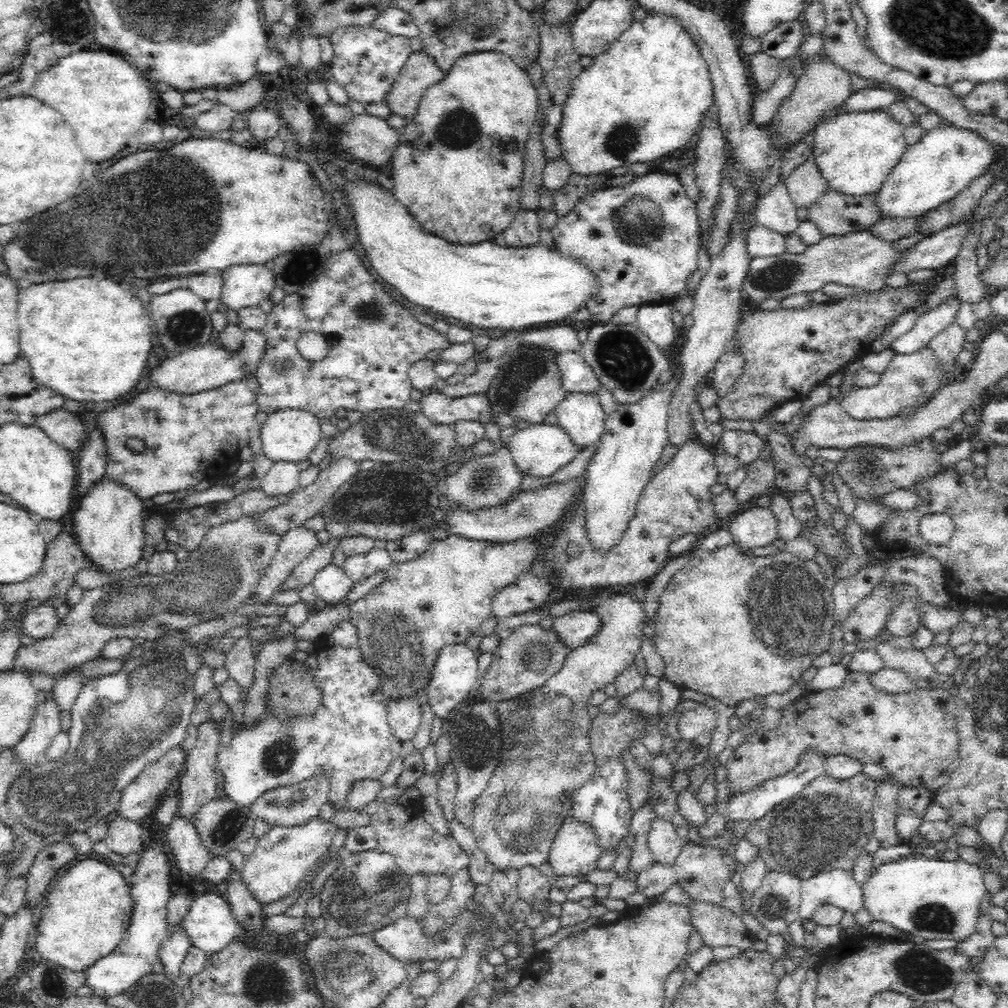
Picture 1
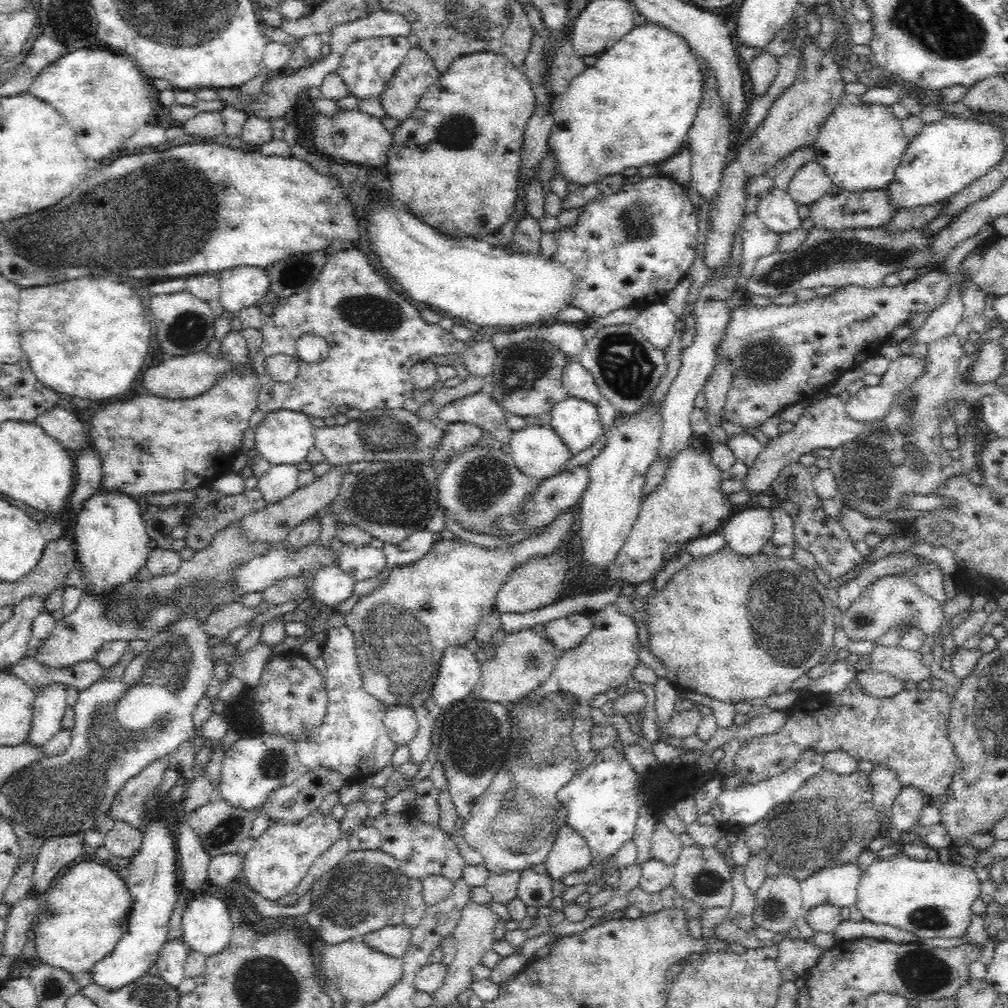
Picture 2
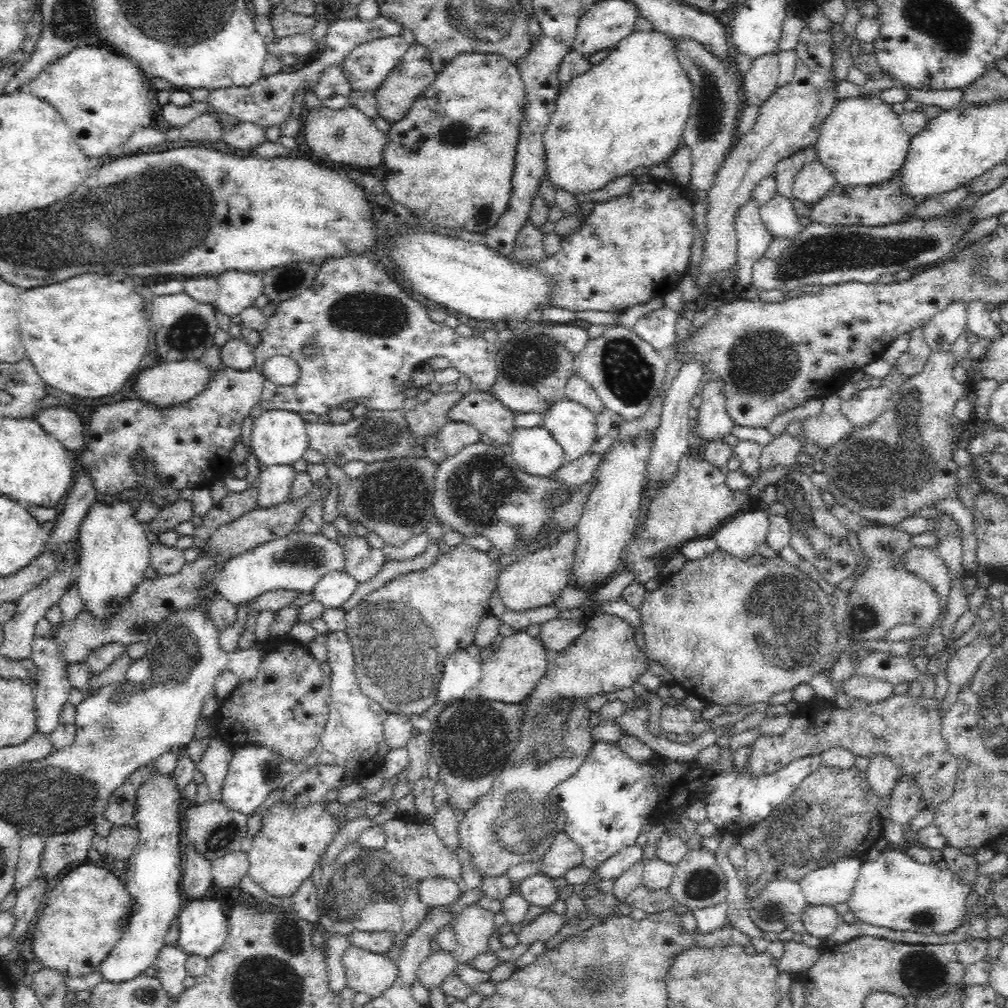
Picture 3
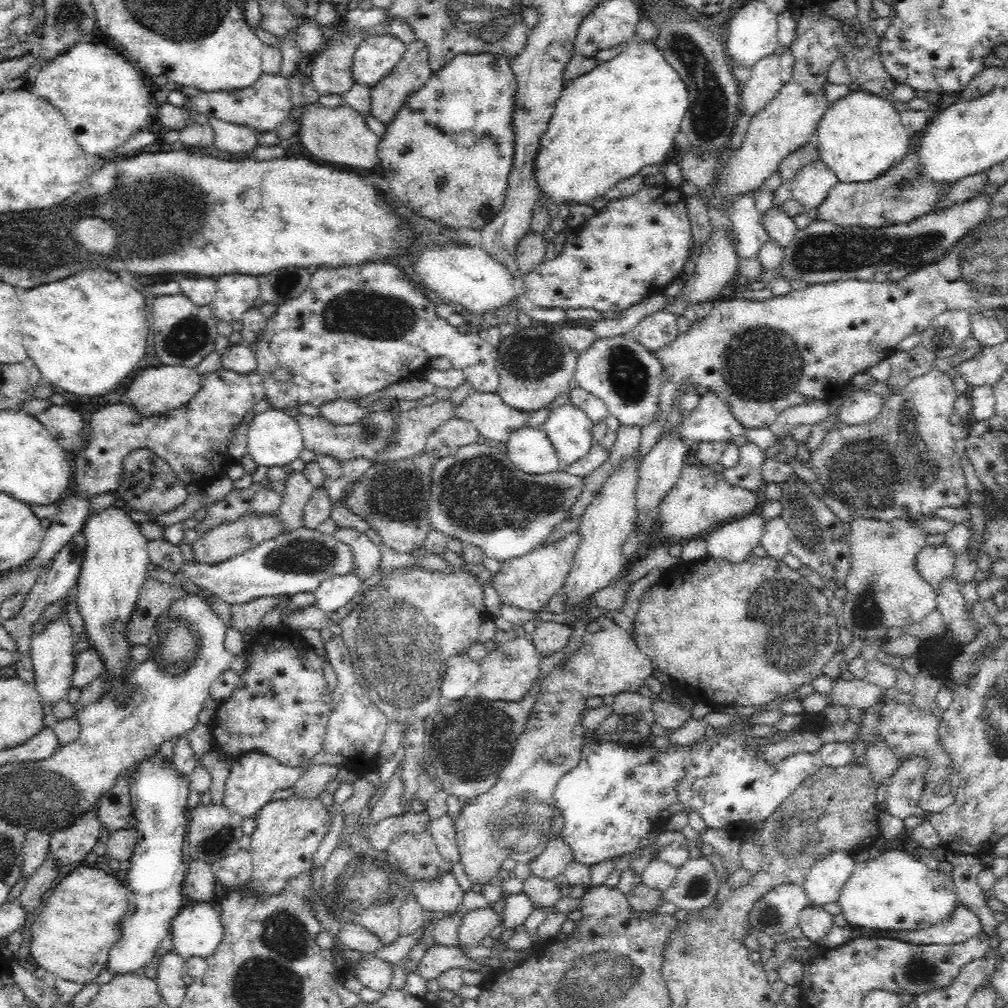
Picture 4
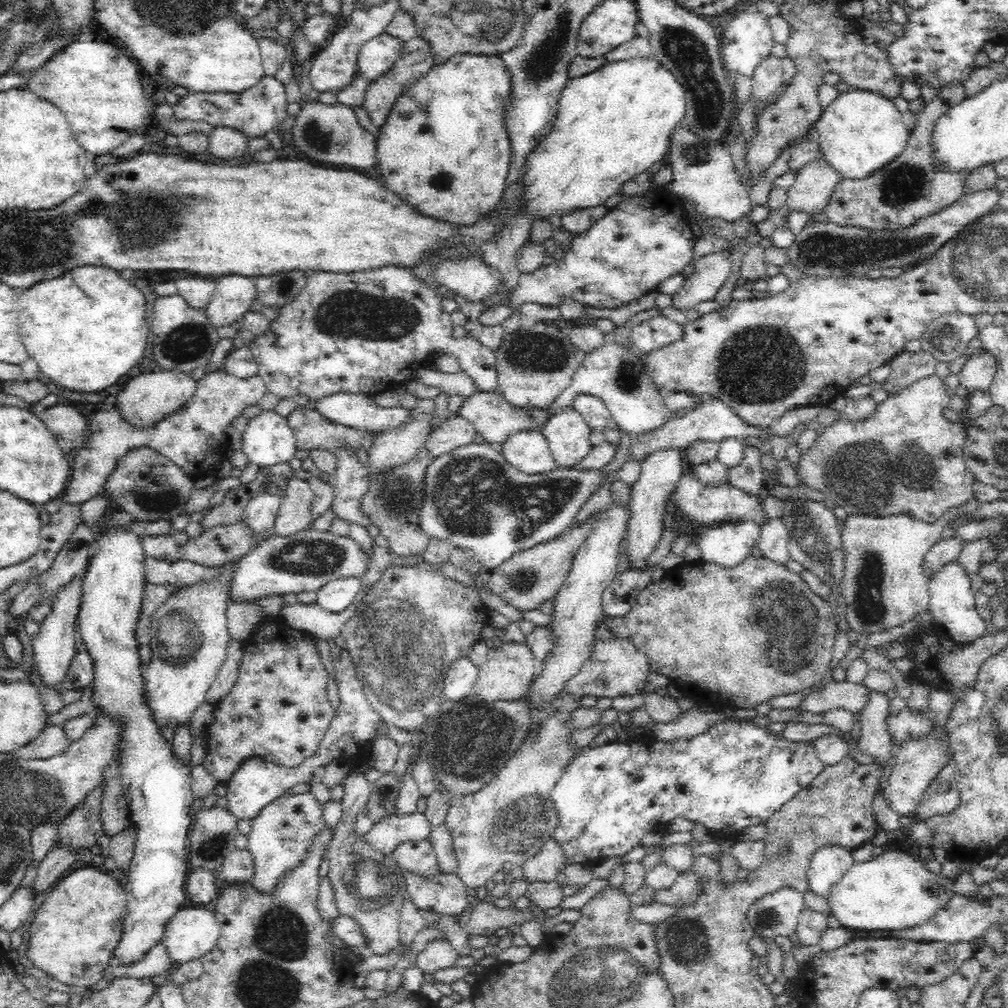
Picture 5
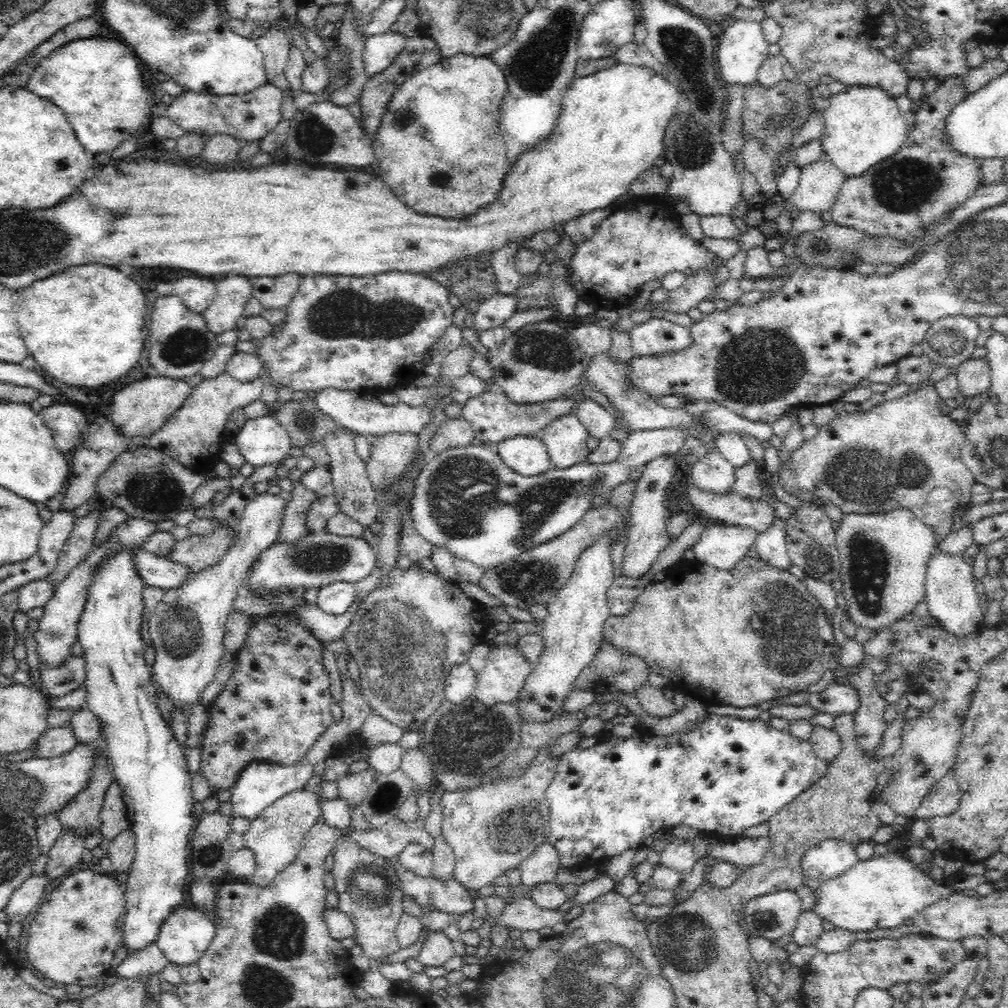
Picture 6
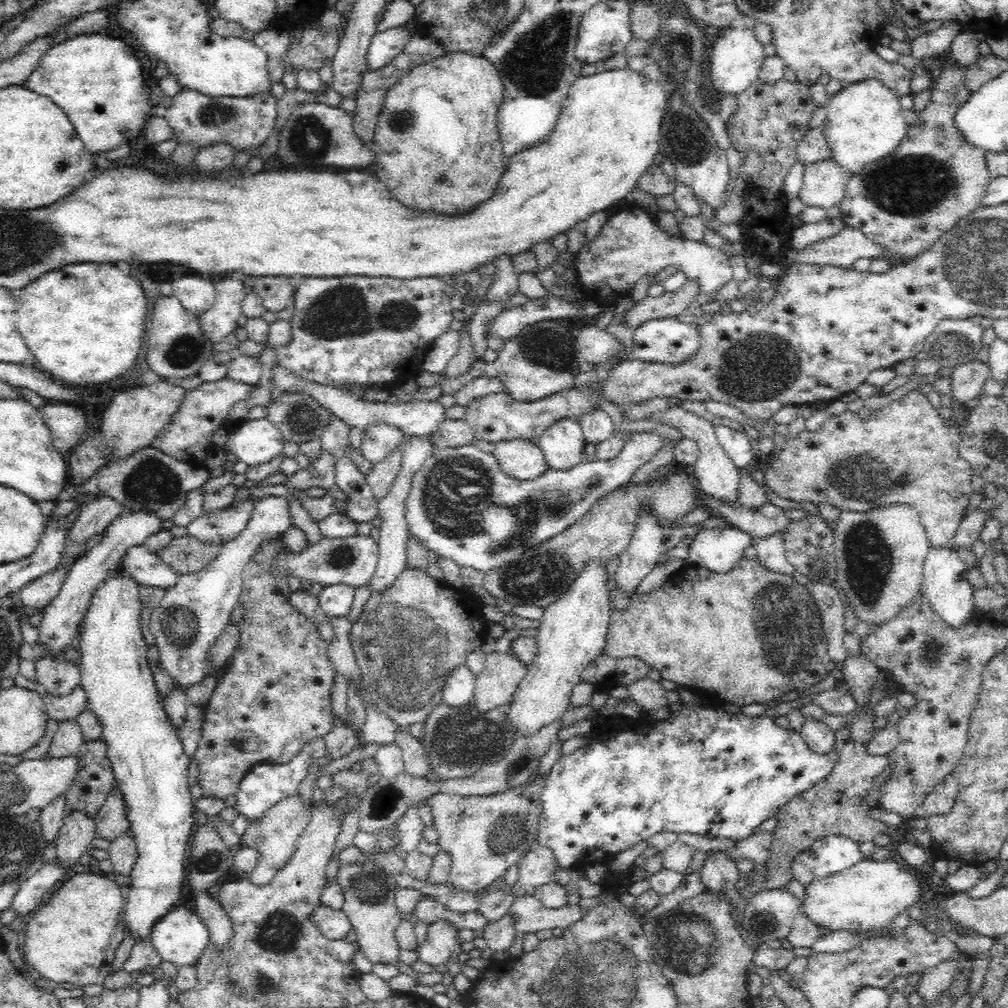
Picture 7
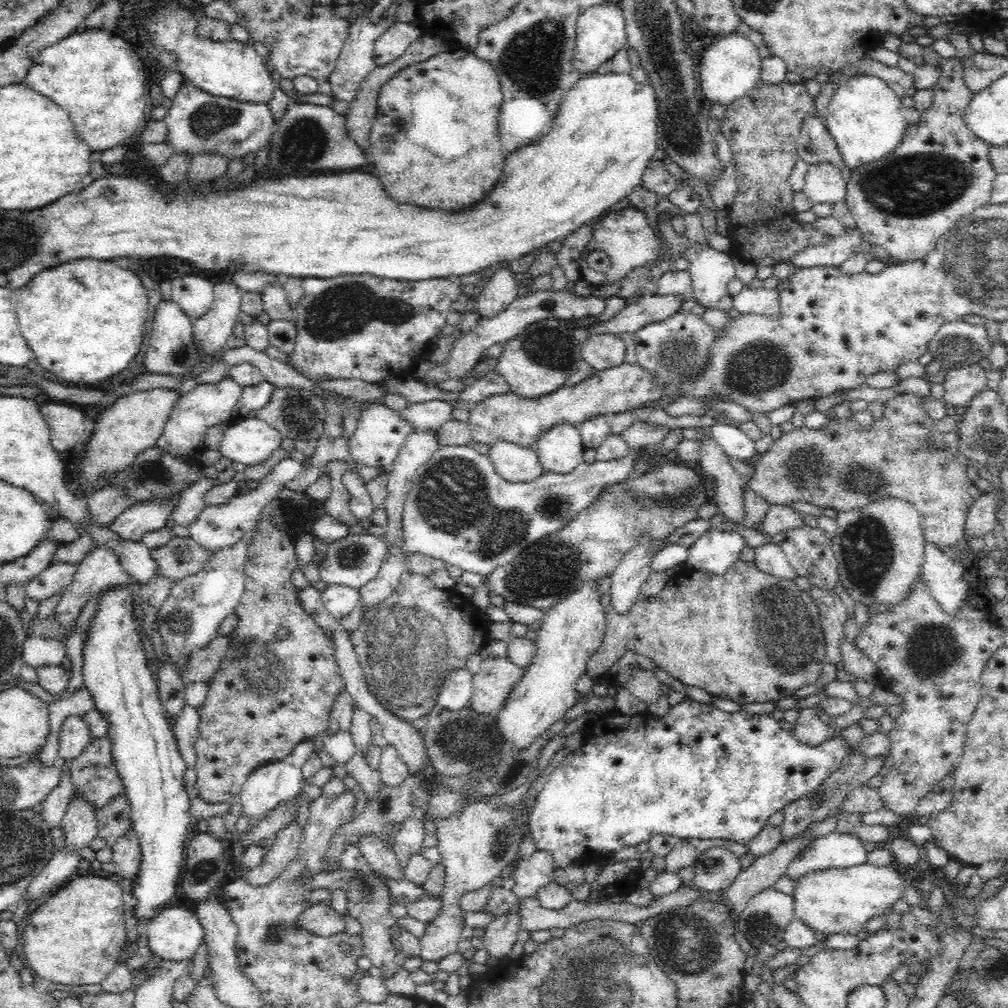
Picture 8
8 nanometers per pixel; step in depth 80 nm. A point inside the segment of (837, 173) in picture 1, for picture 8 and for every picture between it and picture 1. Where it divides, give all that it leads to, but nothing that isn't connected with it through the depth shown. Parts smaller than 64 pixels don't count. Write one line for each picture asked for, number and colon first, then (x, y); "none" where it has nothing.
2: (859, 146)
3: (861, 142)
4: (861, 137)
5: (860, 132)
6: (861, 127)
7: (864, 122)
8: (864, 116)

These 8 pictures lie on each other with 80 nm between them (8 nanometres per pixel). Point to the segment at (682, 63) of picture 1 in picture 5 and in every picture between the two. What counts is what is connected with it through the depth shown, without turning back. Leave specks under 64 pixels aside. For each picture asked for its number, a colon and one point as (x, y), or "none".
2: (634, 106)
3: (629, 110)
4: (608, 124)
5: (612, 124)

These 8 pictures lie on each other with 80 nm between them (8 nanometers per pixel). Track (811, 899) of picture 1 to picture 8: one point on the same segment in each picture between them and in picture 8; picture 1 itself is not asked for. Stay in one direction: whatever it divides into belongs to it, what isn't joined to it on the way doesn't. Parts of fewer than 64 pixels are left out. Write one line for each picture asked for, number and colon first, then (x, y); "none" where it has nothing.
2: (839, 885)
3: (833, 885)
4: (824, 883)
5: (829, 864)
6: (828, 861)
7: (830, 855)
8: (836, 851)

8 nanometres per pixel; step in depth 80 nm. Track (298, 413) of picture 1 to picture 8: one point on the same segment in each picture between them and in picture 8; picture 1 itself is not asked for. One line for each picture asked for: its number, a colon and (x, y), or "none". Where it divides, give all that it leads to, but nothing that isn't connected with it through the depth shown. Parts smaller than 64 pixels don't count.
2: (285, 436)
3: (279, 437)
4: (274, 438)
5: (268, 439)
6: (262, 441)
7: (255, 442)
8: (250, 441)

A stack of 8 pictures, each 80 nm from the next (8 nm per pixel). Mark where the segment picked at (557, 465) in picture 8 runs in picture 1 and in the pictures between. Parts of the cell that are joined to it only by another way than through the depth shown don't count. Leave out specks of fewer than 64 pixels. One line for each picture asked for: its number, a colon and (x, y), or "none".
1: (581, 415)
2: (577, 421)
3: (572, 425)
4: (569, 428)
5: (568, 435)
6: (565, 438)
7: (563, 444)

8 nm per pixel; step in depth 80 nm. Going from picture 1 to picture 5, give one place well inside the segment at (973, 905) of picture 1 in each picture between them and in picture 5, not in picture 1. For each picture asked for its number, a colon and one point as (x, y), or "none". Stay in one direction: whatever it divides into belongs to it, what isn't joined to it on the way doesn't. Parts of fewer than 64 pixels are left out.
2: (927, 899)
3: (894, 891)
4: (896, 891)
5: (894, 891)

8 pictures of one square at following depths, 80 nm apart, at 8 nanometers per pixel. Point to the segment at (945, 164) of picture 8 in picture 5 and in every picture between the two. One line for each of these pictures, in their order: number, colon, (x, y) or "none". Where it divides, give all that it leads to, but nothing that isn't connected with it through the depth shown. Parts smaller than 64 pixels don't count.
5: (909, 188)
6: (901, 196)
7: (905, 201)

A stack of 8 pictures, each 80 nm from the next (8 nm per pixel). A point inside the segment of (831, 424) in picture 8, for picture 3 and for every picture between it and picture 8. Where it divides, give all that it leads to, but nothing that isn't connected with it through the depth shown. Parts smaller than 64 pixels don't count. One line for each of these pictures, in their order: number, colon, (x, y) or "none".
3: (886, 471)
4: (905, 463)
5: (907, 458)
6: (903, 454)
7: (906, 453)

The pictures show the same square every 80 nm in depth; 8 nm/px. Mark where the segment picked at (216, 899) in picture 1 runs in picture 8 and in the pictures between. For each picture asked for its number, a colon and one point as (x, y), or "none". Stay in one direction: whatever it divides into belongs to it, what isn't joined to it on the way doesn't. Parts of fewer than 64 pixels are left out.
2: (208, 928)
3: (204, 924)
4: (197, 930)
5: (193, 931)
6: (186, 934)
7: (180, 937)
8: (176, 934)

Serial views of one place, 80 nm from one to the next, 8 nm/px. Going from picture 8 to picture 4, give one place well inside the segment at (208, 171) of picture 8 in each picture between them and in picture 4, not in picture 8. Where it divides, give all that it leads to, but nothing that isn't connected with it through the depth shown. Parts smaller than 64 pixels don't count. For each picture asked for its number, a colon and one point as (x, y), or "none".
4: (231, 138)
5: (224, 142)
6: (220, 149)
7: (219, 156)

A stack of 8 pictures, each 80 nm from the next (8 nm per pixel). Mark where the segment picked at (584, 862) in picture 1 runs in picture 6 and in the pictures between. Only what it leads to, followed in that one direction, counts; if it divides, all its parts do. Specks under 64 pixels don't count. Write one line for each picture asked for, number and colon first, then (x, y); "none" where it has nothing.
2: (571, 853)
3: (564, 855)
4: (558, 855)
5: (552, 859)
6: (542, 866)

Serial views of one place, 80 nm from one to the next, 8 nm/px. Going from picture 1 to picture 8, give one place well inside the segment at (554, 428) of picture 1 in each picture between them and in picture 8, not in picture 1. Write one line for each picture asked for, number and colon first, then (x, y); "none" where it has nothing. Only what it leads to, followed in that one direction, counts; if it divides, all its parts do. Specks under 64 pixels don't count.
2: (538, 451)
3: (535, 451)
4: (530, 449)
5: (528, 451)
6: (527, 455)
7: (521, 459)
8: (516, 463)

